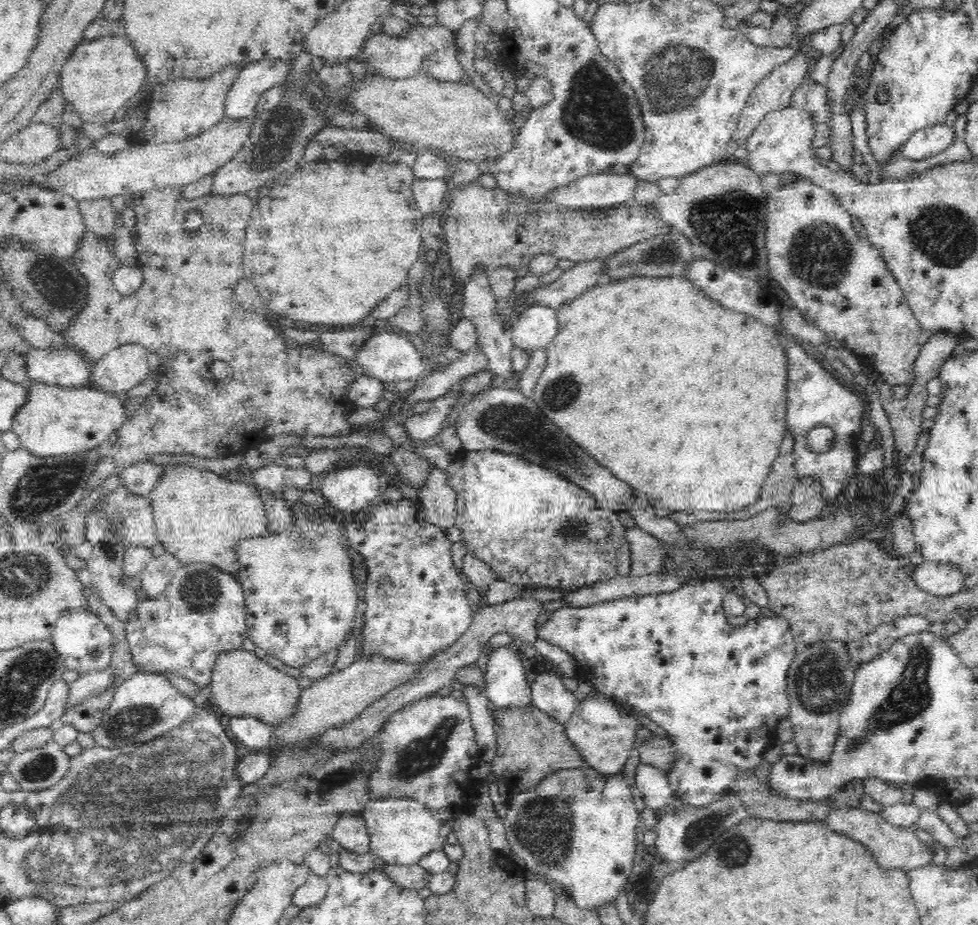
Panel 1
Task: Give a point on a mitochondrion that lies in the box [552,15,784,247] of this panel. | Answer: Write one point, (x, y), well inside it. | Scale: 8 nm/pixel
(675, 77)

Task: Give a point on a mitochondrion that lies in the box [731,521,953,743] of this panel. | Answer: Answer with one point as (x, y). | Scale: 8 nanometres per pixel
(819, 681)

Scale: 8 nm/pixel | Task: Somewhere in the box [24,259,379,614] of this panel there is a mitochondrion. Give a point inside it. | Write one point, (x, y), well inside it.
(55, 290)

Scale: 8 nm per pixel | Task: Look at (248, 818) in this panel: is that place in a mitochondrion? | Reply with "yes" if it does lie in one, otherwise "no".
yes

